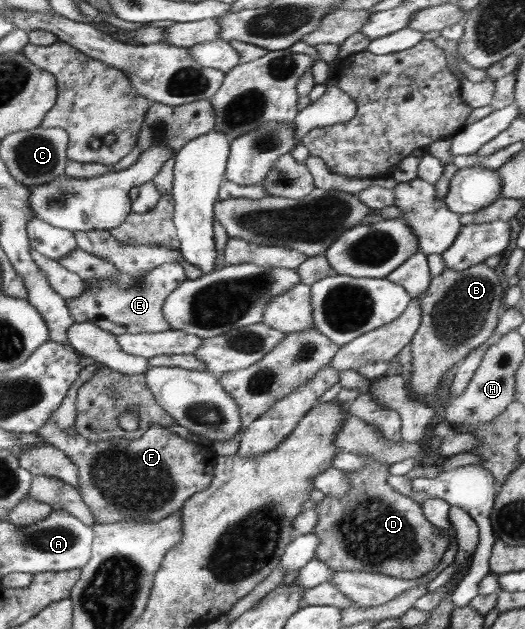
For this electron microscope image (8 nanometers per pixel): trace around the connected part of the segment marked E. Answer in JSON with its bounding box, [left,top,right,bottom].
[65,262,186,335]

